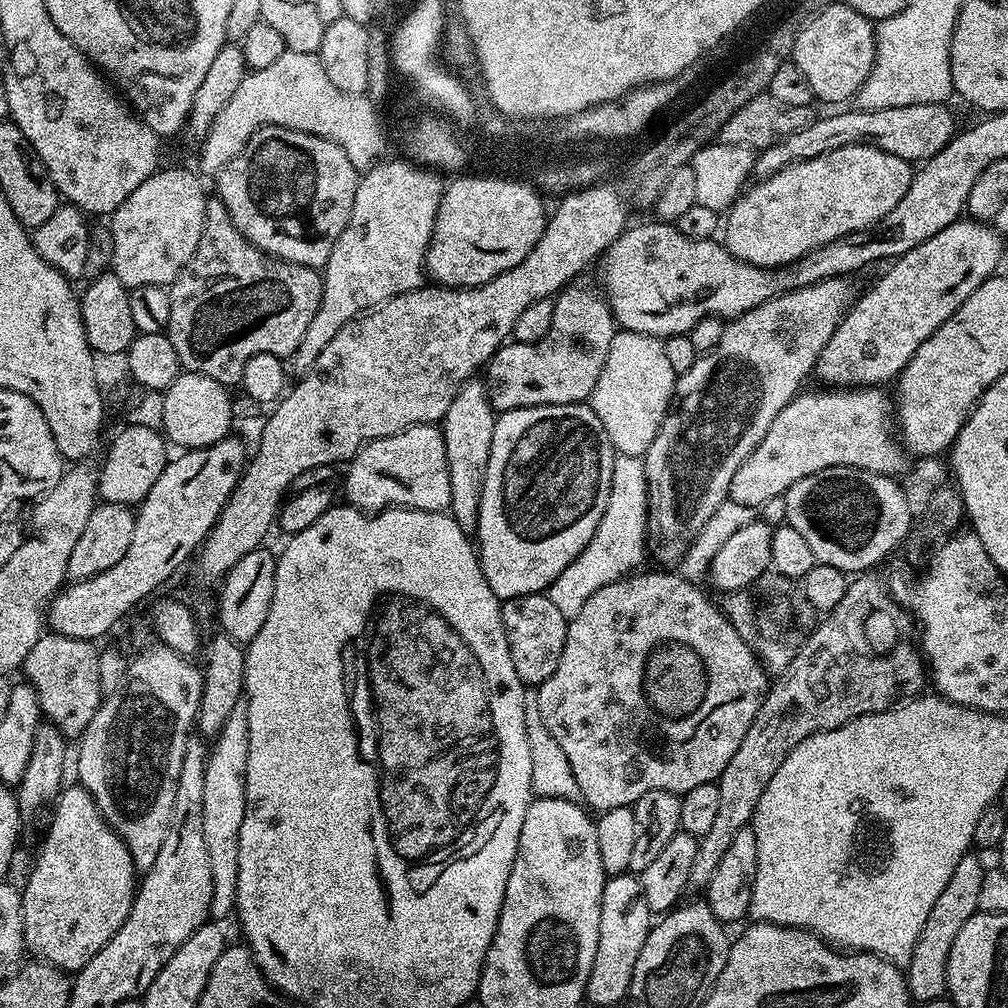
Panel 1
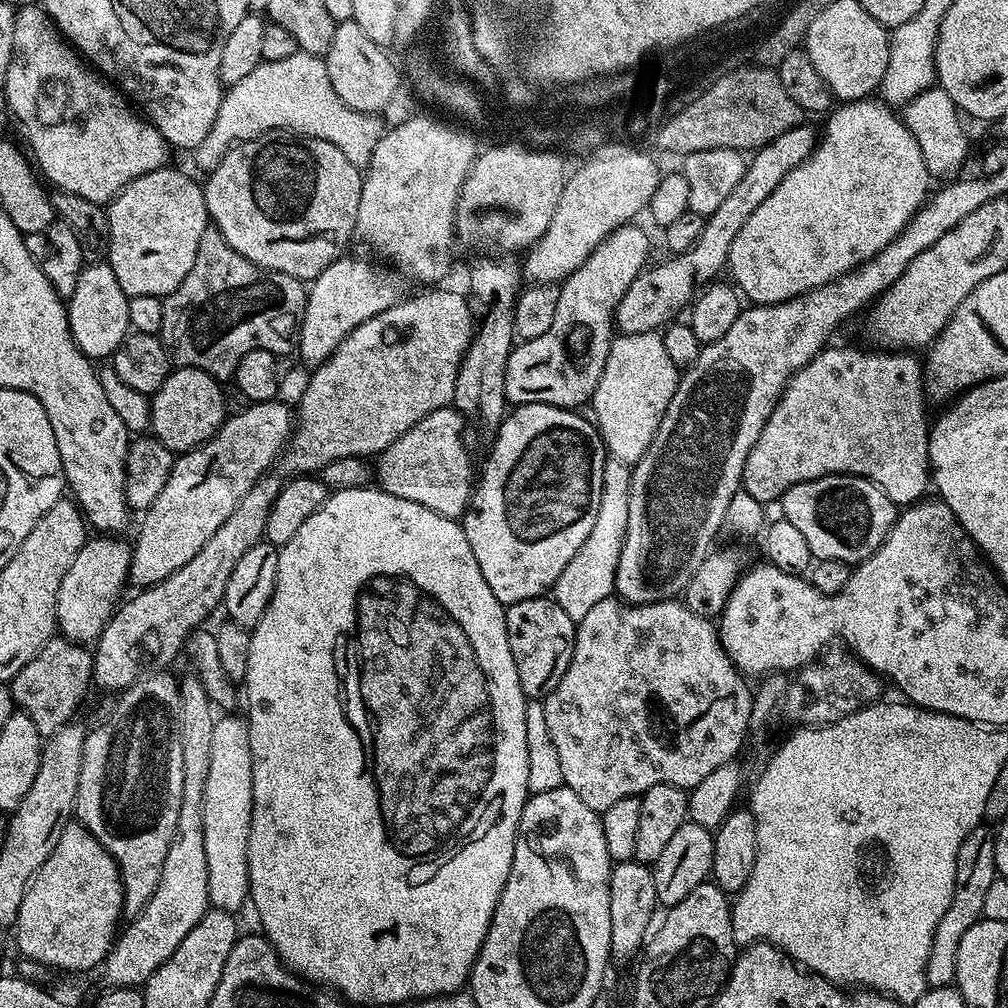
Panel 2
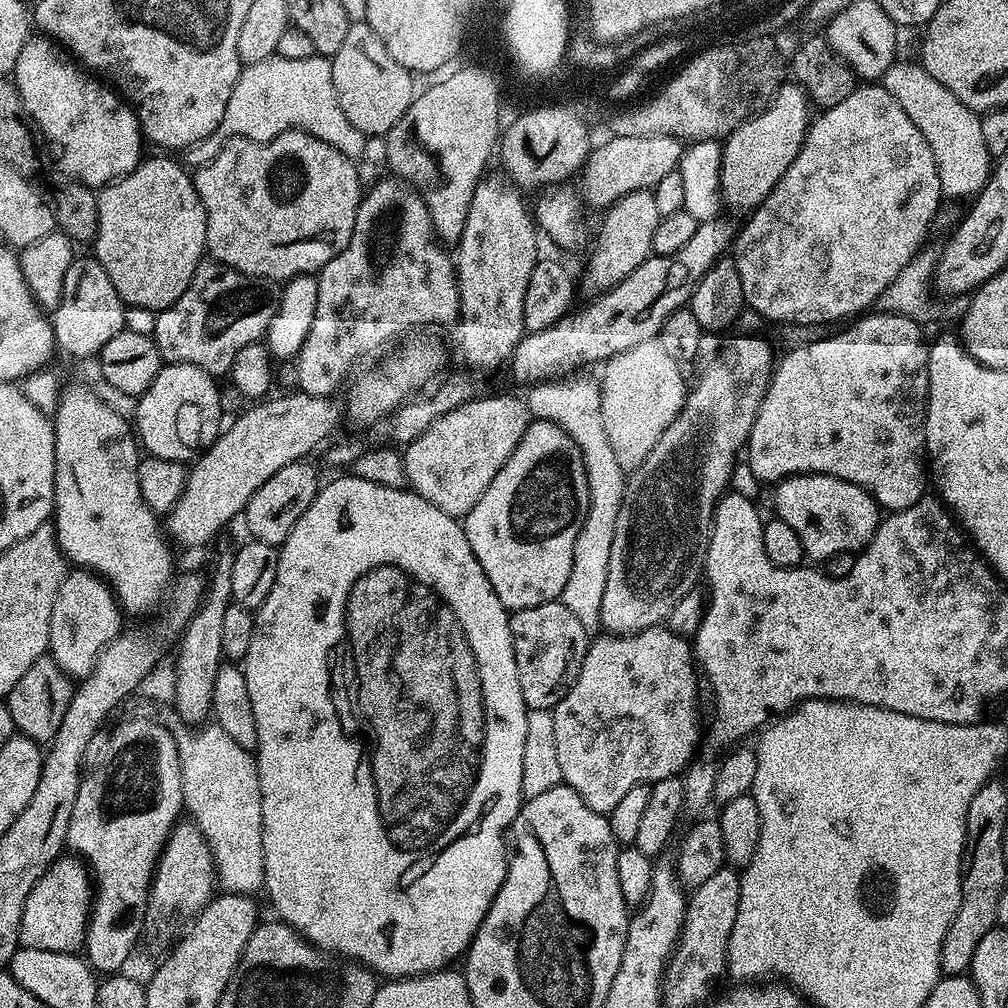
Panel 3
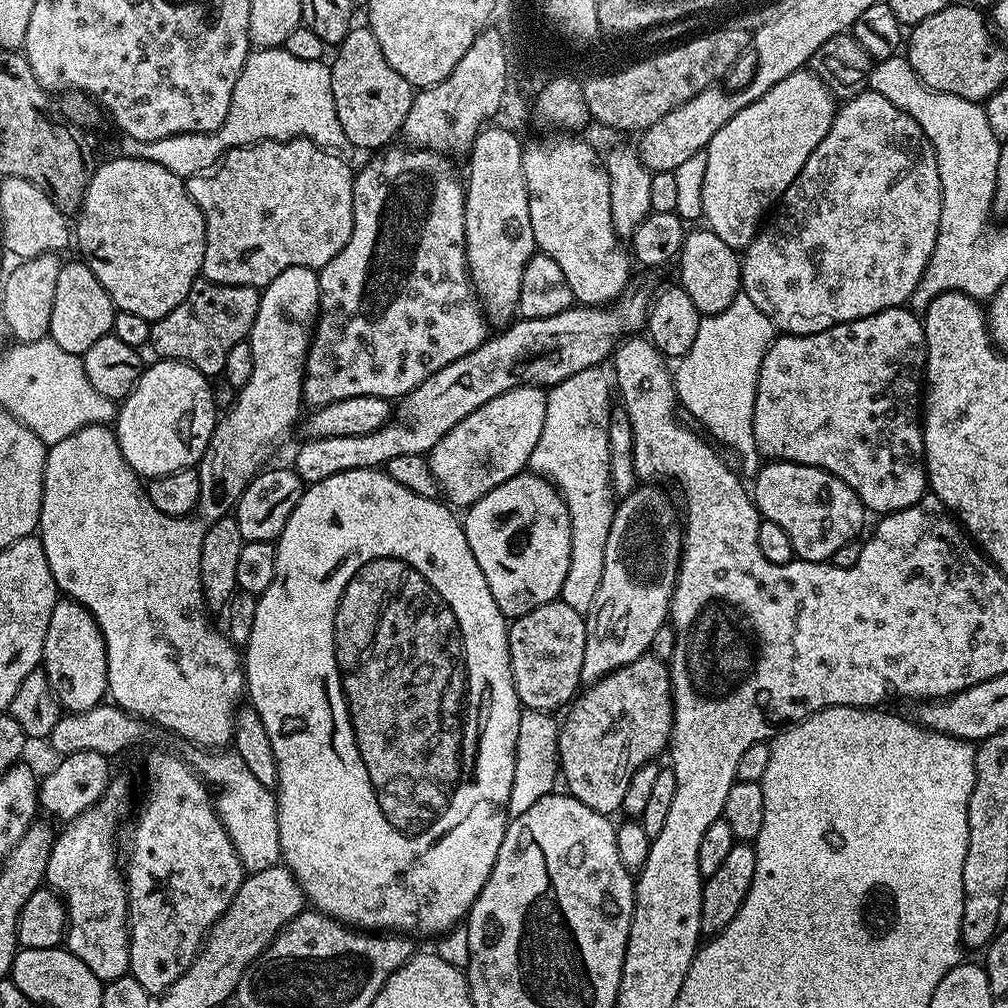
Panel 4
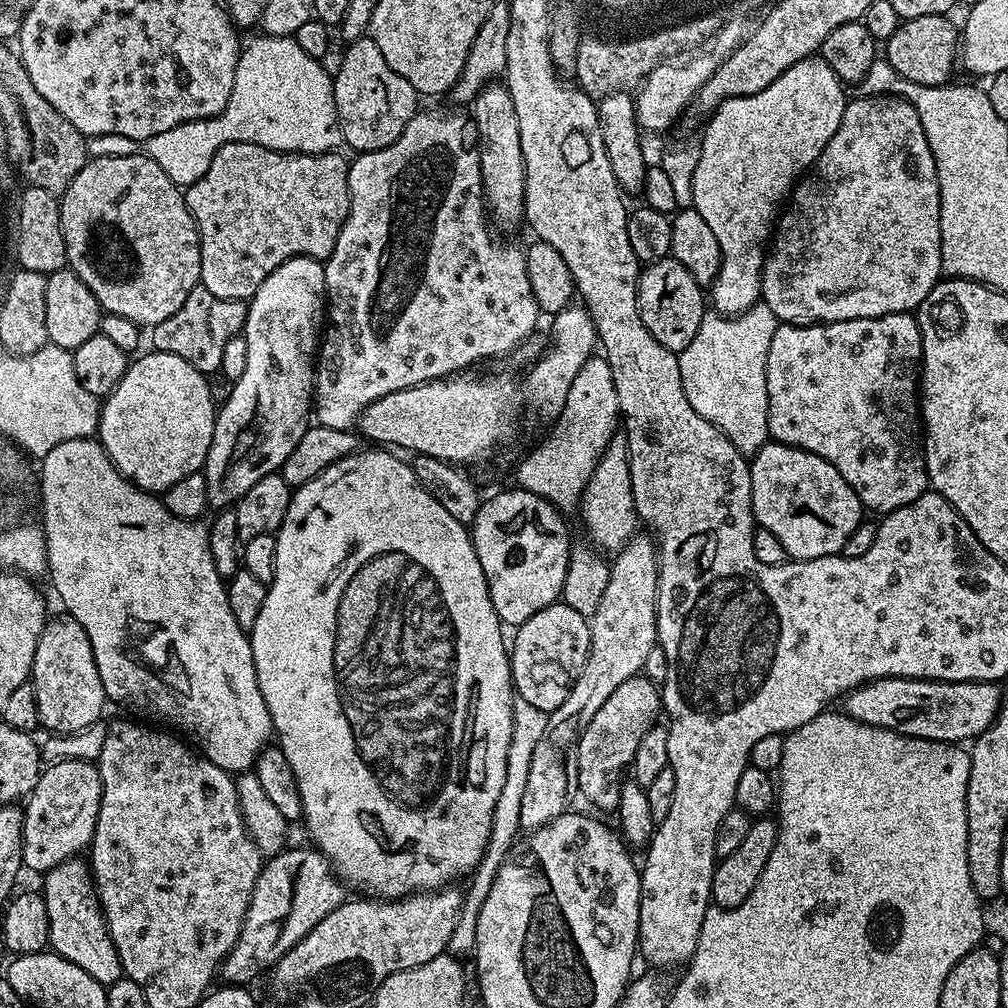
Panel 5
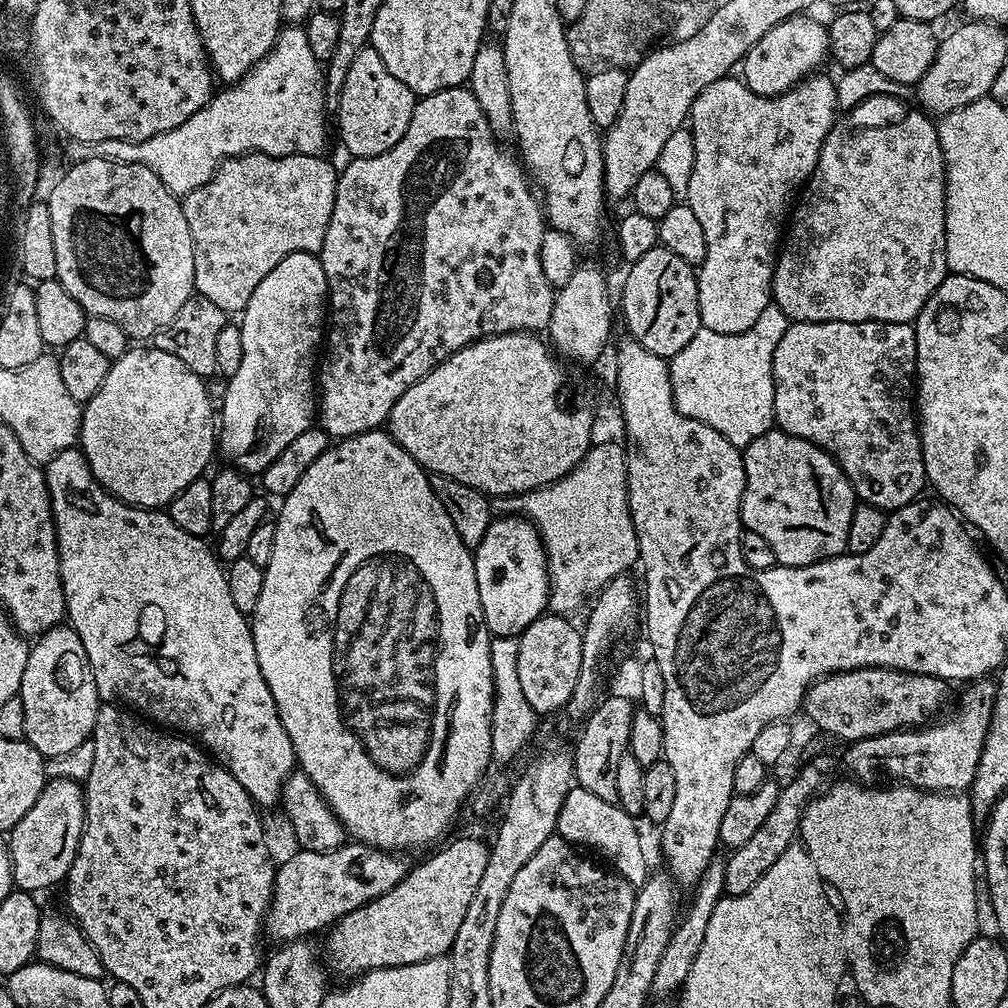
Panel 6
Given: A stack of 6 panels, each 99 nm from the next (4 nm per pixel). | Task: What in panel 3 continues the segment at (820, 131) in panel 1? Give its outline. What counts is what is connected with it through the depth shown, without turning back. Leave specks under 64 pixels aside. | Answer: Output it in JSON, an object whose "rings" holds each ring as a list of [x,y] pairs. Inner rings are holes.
{"rings":[[[724,219],[700,221],[698,230],[694,230],[690,242],[687,246],[682,246],[682,250],[678,250],[678,254],[649,256],[642,262],[642,266],[638,266],[638,270],[634,270],[634,274],[626,274],[626,278],[622,278],[622,282],[618,282],[607,292],[599,293],[593,299],[596,301],[586,305],[581,312],[573,311],[571,314],[563,316],[554,326],[541,332],[525,334],[518,342],[510,361],[513,378],[518,383],[524,384],[523,386],[539,384],[559,377],[556,375],[564,374],[578,367],[580,363],[599,365],[601,362],[609,360],[611,356],[622,354],[622,350],[631,350],[633,346],[639,346],[641,342],[657,339],[666,318],[670,318],[670,314],[674,314],[691,301],[694,290],[698,286],[698,282],[702,282],[706,270],[710,270],[710,266],[714,266],[714,262],[718,262],[727,253],[724,252],[727,248],[729,251],[733,247],[738,228],[737,225],[734,226],[730,221]]]}

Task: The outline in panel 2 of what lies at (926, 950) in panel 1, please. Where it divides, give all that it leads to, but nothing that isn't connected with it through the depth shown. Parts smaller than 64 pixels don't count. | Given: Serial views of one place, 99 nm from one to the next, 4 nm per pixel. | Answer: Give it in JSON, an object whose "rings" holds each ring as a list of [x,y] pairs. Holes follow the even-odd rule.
{"rings":[[[978,826],[960,845],[956,859],[956,889],[954,898],[934,930],[934,942],[930,946],[930,958],[926,962],[926,978],[929,988],[947,988],[956,979],[958,966],[958,946],[962,943],[962,934],[970,930],[983,917],[982,905],[986,903],[986,893],[990,882],[998,878],[996,870],[996,842],[991,827]]]}

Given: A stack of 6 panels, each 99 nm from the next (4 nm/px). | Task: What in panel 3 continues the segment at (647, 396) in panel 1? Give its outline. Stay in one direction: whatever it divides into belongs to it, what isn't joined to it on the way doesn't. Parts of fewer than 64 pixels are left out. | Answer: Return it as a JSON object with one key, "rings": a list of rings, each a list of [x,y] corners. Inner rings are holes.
{"rings":[[[655,339],[611,356],[603,361],[603,368],[604,373],[598,376],[602,426],[606,426],[606,438],[610,438],[618,466],[622,466],[625,474],[630,474],[646,462],[646,454],[654,450],[654,442],[662,438],[666,426],[670,426],[682,410],[686,395],[686,383],[680,373],[682,366],[670,358],[659,339]]]}

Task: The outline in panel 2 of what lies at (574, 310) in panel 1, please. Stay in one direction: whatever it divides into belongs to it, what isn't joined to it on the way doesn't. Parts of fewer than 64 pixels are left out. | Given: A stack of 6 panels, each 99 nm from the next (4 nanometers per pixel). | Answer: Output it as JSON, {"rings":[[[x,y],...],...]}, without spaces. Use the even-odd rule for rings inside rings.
{"rings":[[[635,223],[615,228],[559,285],[554,322],[542,338],[517,343],[506,362],[504,399],[509,405],[549,404],[579,409],[596,393],[614,339],[614,313],[630,290],[630,282],[644,271],[648,260],[648,236]]]}

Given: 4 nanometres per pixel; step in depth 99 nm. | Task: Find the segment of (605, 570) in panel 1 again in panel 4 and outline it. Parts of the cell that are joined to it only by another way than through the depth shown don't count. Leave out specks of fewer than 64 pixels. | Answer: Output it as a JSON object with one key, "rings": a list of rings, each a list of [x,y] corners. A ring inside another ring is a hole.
{"rings":[[[603,367],[578,370],[578,374],[570,374],[562,382],[551,385],[547,389],[546,422],[542,426],[542,438],[538,438],[538,446],[528,459],[528,468],[536,475],[551,480],[566,502],[570,514],[570,570],[566,570],[566,582],[562,582],[559,599],[564,601],[570,610],[586,614],[590,606],[594,606],[594,597],[598,594],[598,586],[602,583],[602,570],[606,566],[606,538],[610,538],[610,522],[616,513],[614,493],[612,491],[612,475],[610,474],[610,438],[608,427],[612,421],[614,405],[614,388],[610,376],[604,373]]]}

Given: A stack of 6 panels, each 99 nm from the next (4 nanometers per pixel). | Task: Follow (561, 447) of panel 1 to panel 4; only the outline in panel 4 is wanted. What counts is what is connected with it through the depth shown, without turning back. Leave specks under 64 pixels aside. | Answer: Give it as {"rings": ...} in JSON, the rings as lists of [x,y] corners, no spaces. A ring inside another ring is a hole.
{"rings":[[[531,470],[520,472],[478,498],[463,513],[462,523],[466,542],[470,542],[470,550],[474,550],[474,558],[478,558],[482,574],[486,574],[486,586],[490,586],[490,594],[494,594],[494,602],[498,602],[498,610],[502,610],[505,618],[530,614],[530,610],[538,610],[538,606],[546,606],[559,597],[562,582],[566,582],[566,570],[570,570],[570,514],[551,480]]]}

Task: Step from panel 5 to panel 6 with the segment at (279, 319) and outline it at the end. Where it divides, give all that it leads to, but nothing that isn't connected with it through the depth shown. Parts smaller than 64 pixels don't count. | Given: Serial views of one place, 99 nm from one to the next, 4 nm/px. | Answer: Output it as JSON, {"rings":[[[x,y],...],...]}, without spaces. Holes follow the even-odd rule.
{"rings":[[[299,252],[298,254],[287,255],[286,258],[274,266],[273,270],[267,274],[266,278],[258,284],[254,294],[250,296],[250,301],[244,308],[240,316],[240,333],[242,334],[242,362],[238,366],[238,370],[233,376],[227,377],[226,384],[228,389],[224,392],[224,405],[218,408],[218,452],[224,455],[229,465],[239,468],[245,473],[263,474],[266,466],[270,466],[270,462],[274,462],[274,458],[278,458],[278,454],[282,454],[282,450],[286,450],[286,446],[290,446],[290,442],[294,442],[294,438],[298,438],[298,434],[302,434],[302,430],[313,427],[314,421],[318,416],[318,353],[322,348],[322,341],[326,336],[326,301],[328,298],[328,283],[326,282],[326,274],[322,270],[322,262],[319,255],[310,252]]]}

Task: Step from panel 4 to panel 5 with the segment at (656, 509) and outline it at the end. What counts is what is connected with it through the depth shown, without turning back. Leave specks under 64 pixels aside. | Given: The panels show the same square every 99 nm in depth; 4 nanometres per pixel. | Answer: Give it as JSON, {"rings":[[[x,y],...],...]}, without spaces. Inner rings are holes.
{"rings":[[[635,534],[631,536],[626,543],[611,557],[610,560],[610,578],[606,582],[606,590],[602,594],[602,602],[598,602],[598,610],[594,610],[594,614],[590,618],[588,629],[590,630],[590,650],[588,651],[588,661],[582,670],[582,674],[578,674],[578,678],[574,682],[574,686],[570,690],[570,694],[566,698],[566,702],[562,702],[562,706],[555,708],[553,712],[548,713],[548,721],[546,722],[546,731],[540,735],[538,743],[534,746],[534,755],[530,758],[530,775],[526,778],[526,790],[522,793],[522,810],[520,811],[520,828],[531,830],[540,828],[544,824],[549,824],[554,818],[558,818],[563,812],[569,811],[570,804],[568,799],[571,798],[572,792],[577,791],[576,783],[578,782],[578,742],[582,738],[582,734],[586,730],[586,726],[590,726],[590,722],[594,718],[594,714],[598,714],[598,709],[606,703],[606,698],[610,698],[610,694],[614,694],[614,690],[618,690],[618,686],[622,686],[622,682],[626,682],[630,678],[641,675],[644,671],[644,663],[646,662],[646,654],[650,648],[657,645],[656,643],[656,599],[658,598],[658,562],[660,561],[658,549],[655,539],[651,535],[642,536]]]}

